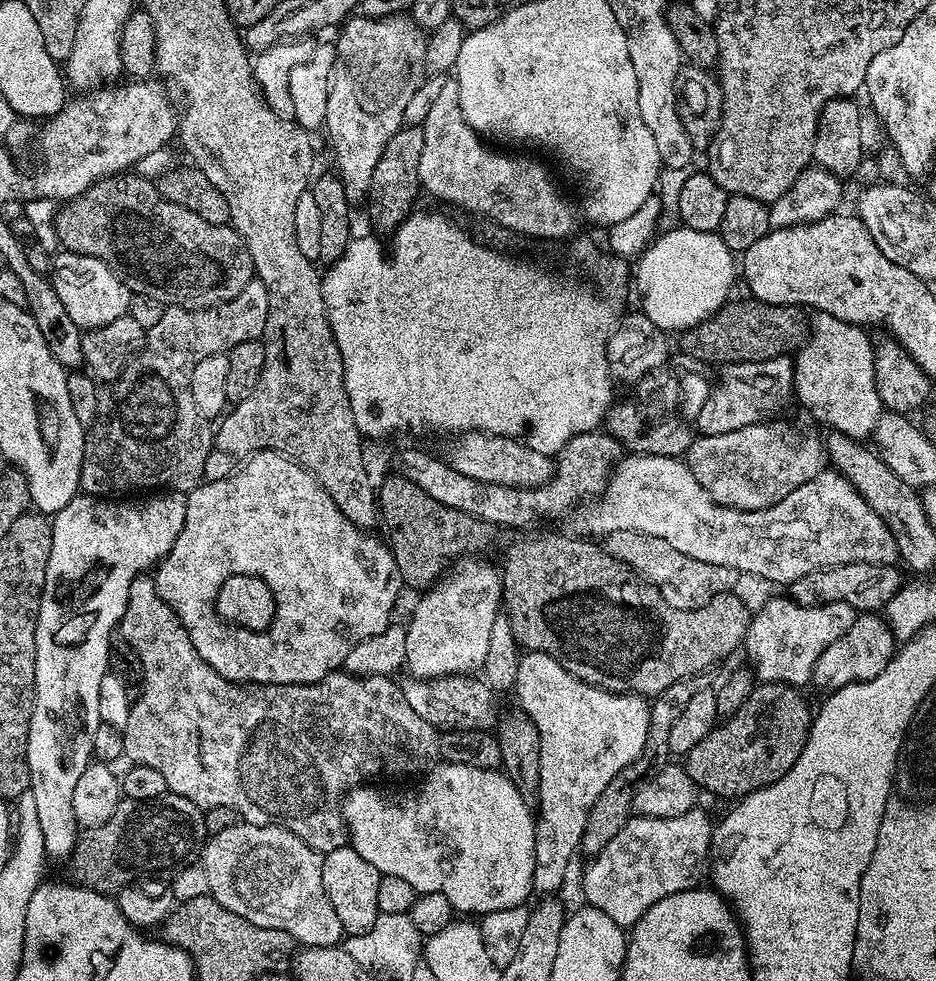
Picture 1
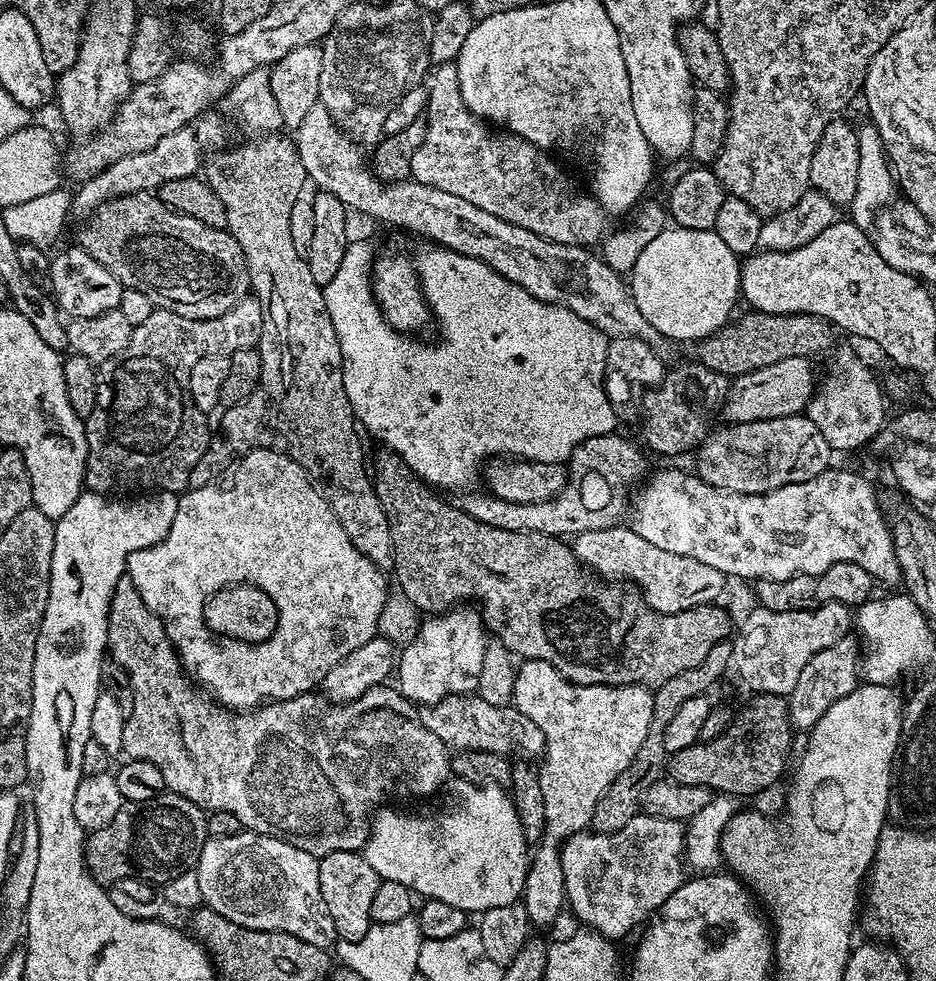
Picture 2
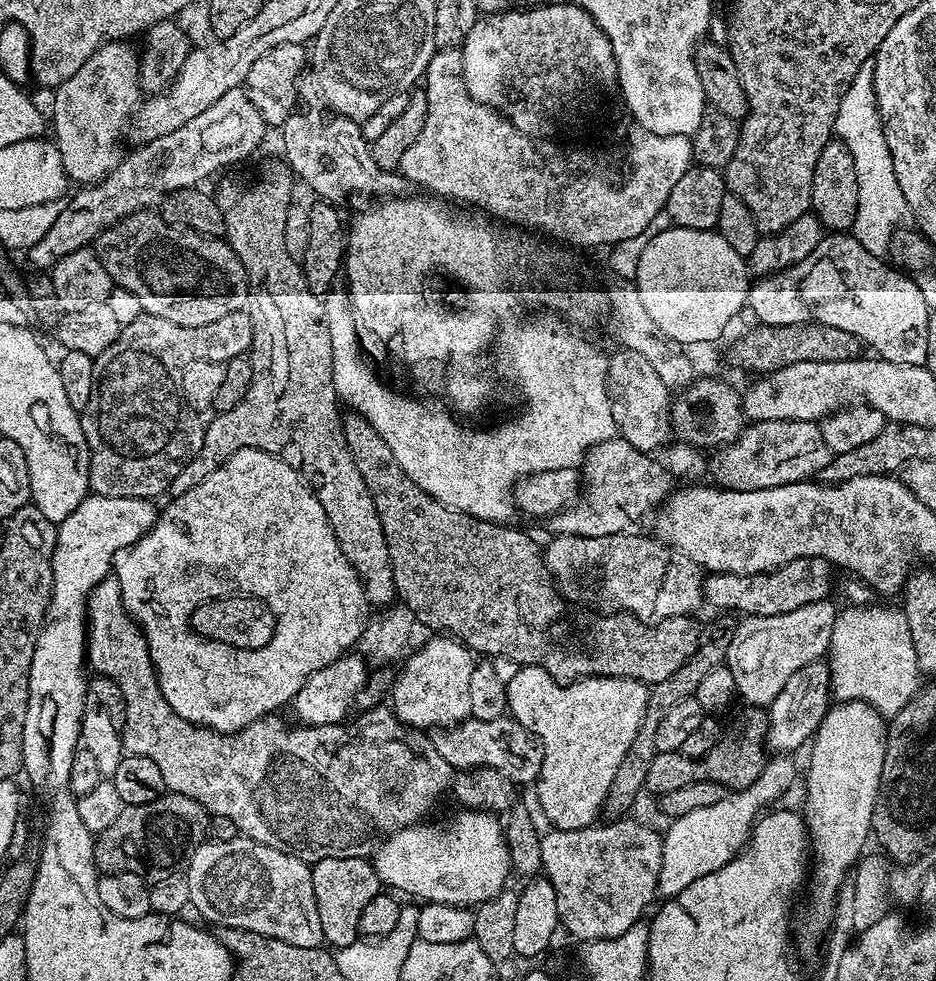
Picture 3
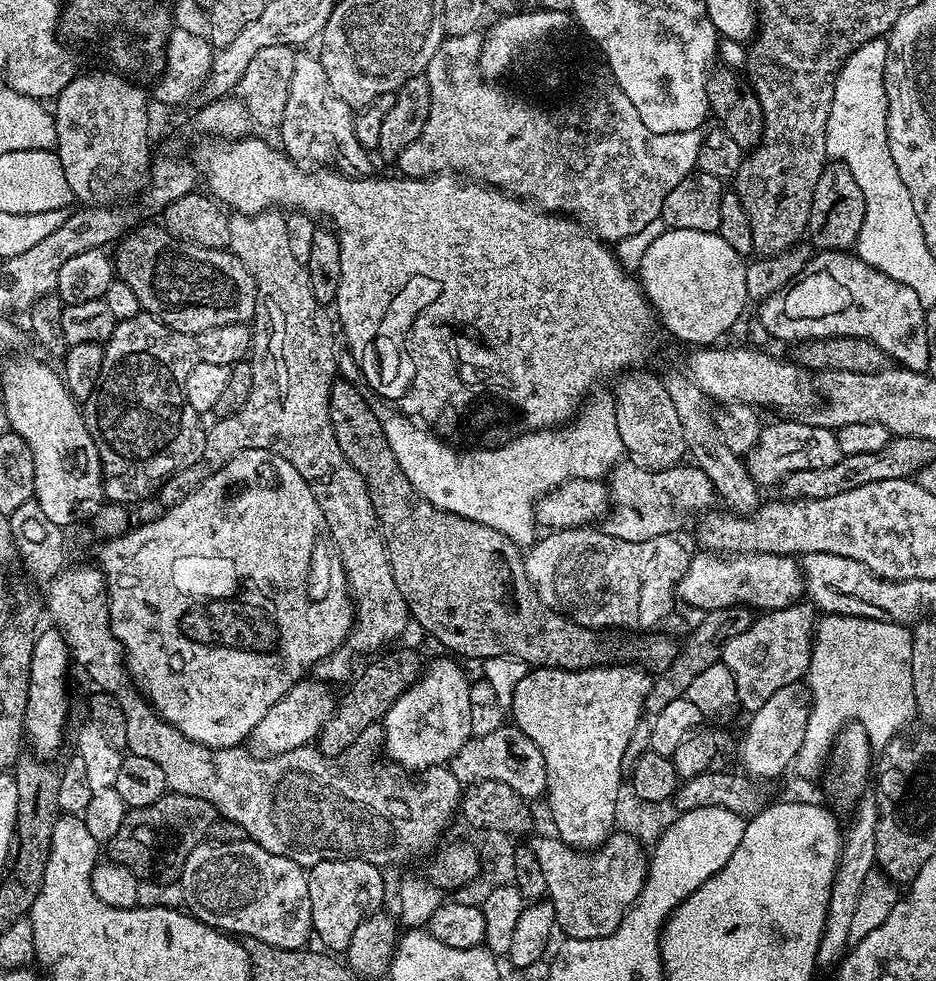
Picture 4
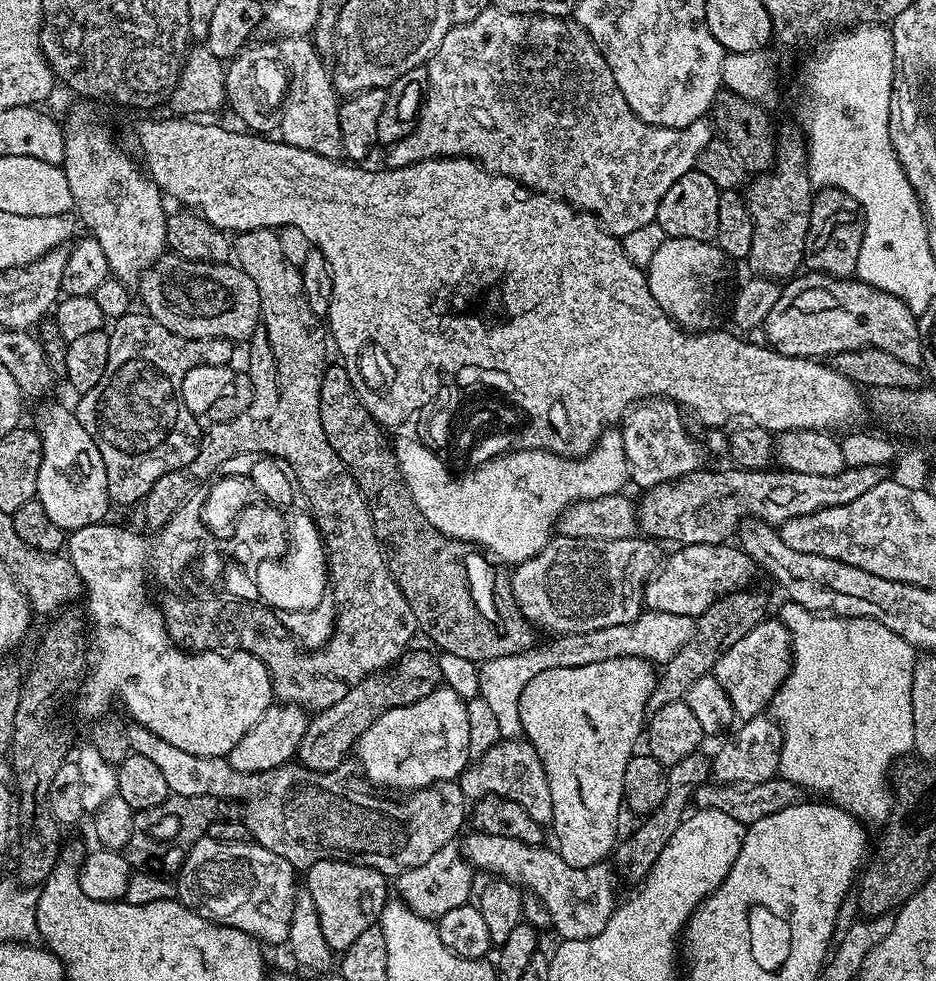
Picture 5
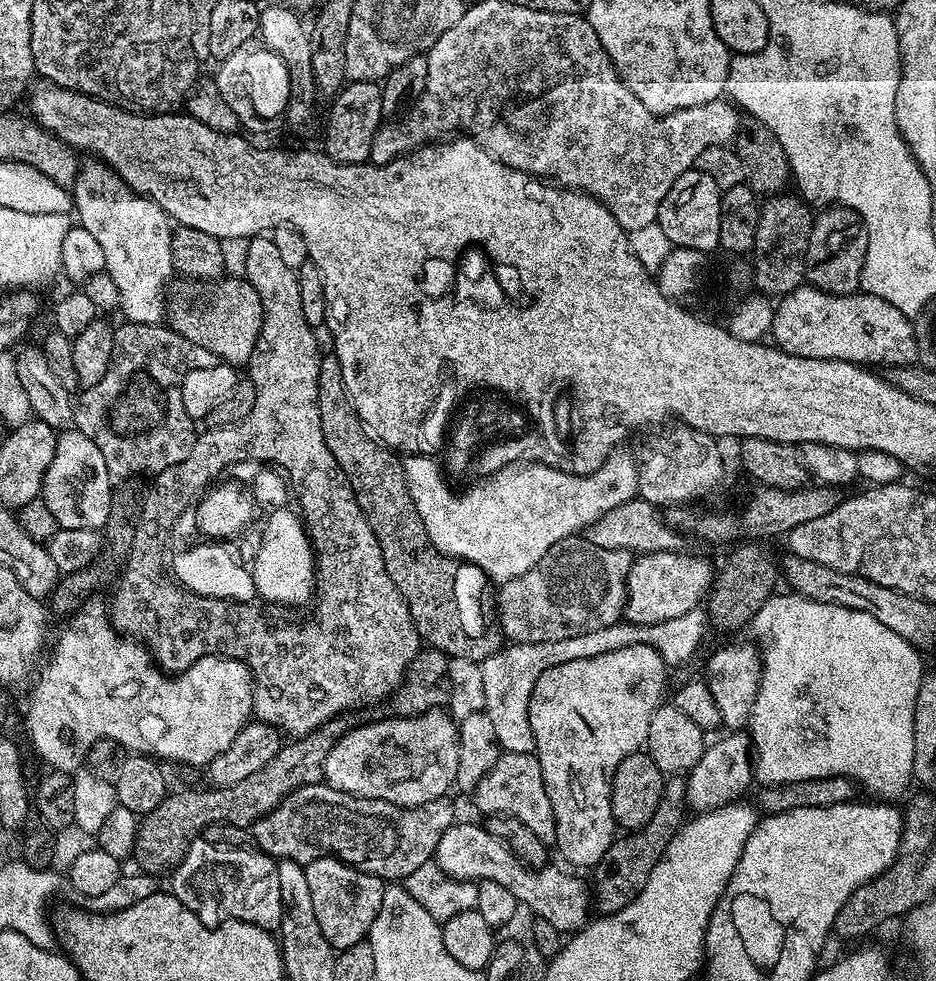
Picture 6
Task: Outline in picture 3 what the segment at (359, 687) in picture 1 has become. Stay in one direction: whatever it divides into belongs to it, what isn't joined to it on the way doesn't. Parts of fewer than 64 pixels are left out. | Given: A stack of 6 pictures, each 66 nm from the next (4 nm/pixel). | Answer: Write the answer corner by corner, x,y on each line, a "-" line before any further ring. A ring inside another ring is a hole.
109,574
100,585
95,588
86,601
86,660
100,671
99,675
106,680
112,680
120,687
126,702
126,714
122,725
122,739
124,741
124,751
129,756
141,756
150,758
150,762
155,762
158,770
162,770
162,778
166,778
168,792
176,792
186,798
194,798
213,817
221,816
224,820
229,820
237,828
241,837
253,840
266,846
274,846
274,850
289,852
291,856
296,856
300,860
307,860
309,865
314,865
322,858
368,858
375,853
378,845
385,838
392,835
399,828
409,828
411,824
421,823
424,816
440,800
440,795
444,791
449,791
454,780
454,769
442,758
440,751
434,747
433,741
424,740
420,748
419,742
421,733
416,730
407,732
405,725
401,724
396,713
388,706
377,706
371,709
370,714
361,724
305,724
295,726
296,728
284,728
284,724
279,719
279,715
273,714
254,721
250,726
246,726
237,732
214,732
210,728
202,728
195,724
183,720
166,702
166,698
160,689
160,682
156,679
156,668
152,664
152,659
148,653
148,640
144,637
139,624
132,619
126,611
126,605
122,594
118,578

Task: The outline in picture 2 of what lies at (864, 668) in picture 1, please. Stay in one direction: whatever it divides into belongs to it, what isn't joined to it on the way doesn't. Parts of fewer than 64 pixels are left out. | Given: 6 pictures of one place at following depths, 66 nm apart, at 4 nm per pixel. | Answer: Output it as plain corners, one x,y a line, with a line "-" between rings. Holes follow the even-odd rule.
851,635
843,636
838,642
834,642
826,650
818,650
810,662
806,662
798,682
794,685
794,690
789,692
786,699
788,701
788,716
792,720
793,729
802,729
802,732
811,731
812,727
846,694
850,694
858,687
858,652
856,656
857,641

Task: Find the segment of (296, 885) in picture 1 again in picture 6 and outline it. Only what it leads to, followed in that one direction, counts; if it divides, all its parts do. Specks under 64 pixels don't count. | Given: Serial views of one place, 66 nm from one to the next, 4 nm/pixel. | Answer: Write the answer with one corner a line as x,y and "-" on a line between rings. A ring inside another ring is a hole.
208,838
193,842
186,858
171,873
171,895
178,898
192,912
201,918
206,918
209,925
221,923
222,918
250,922
259,928
276,930
280,927
282,918
282,889
278,886
277,861
268,853
259,850
251,852
248,848
223,848
220,844
211,844

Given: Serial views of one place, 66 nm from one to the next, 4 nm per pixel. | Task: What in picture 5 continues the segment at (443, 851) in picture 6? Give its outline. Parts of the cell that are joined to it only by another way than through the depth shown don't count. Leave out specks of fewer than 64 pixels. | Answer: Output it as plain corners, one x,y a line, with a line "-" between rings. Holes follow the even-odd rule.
469,831
469,836
463,837
464,848
462,847
462,855
473,869
484,872
492,872
493,877
509,880
510,883
520,886
523,885
529,893
532,893
541,899
546,906
546,910
550,910
550,918
552,919
552,928
557,932
559,939
588,939
591,936
602,933
603,927
606,926
611,918
611,914
618,905
616,898
616,880
618,876
615,871
607,863
598,864
568,864
560,857
559,851
553,850
548,846
537,846
535,844
523,844
514,838
502,838
498,834
486,834
485,832

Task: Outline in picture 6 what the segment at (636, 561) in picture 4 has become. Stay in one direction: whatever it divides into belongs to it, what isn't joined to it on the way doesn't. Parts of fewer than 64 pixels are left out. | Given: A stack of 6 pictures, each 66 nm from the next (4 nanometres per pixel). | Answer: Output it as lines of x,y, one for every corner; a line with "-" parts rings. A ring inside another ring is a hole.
580,534
560,540
526,574
499,585
499,631
514,644
553,644
619,623
628,600
628,572
633,561
633,553
594,546

